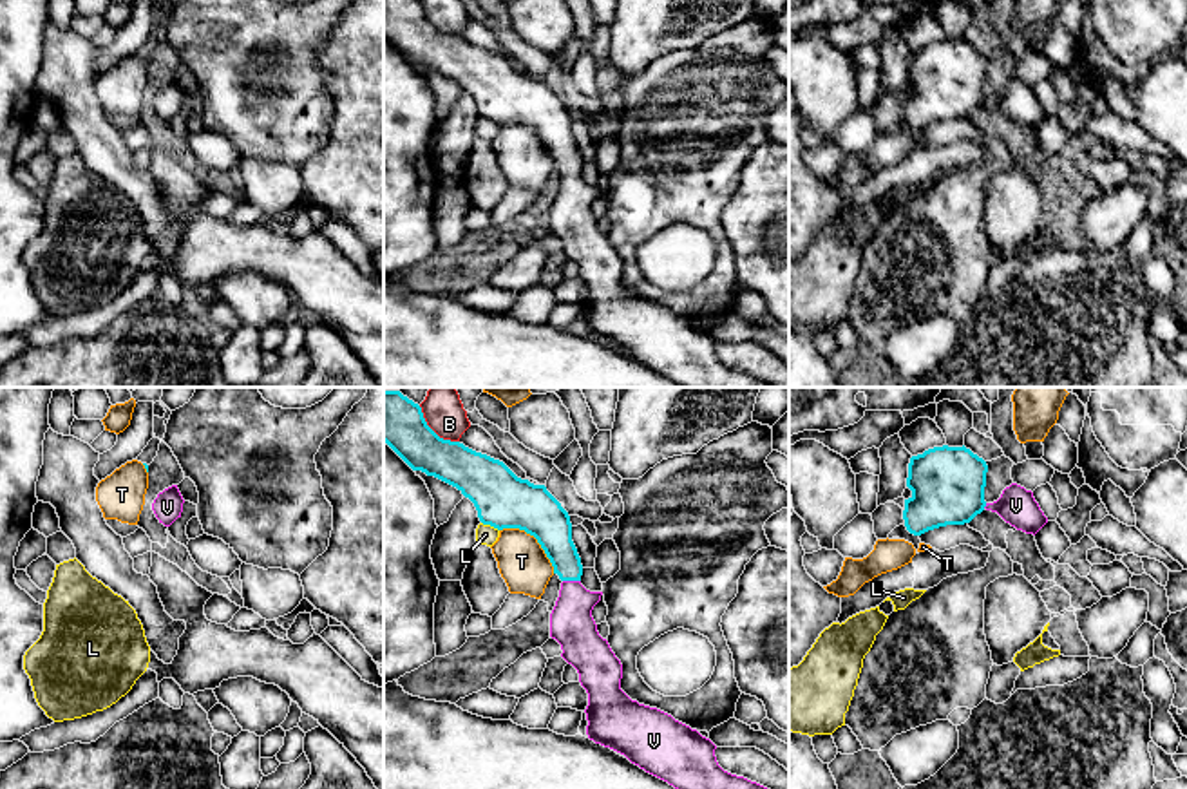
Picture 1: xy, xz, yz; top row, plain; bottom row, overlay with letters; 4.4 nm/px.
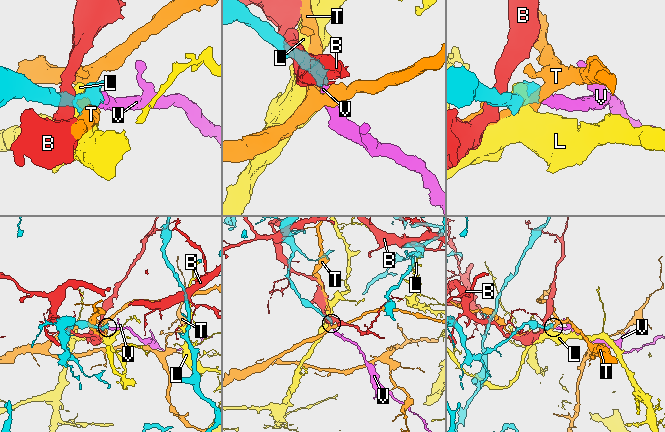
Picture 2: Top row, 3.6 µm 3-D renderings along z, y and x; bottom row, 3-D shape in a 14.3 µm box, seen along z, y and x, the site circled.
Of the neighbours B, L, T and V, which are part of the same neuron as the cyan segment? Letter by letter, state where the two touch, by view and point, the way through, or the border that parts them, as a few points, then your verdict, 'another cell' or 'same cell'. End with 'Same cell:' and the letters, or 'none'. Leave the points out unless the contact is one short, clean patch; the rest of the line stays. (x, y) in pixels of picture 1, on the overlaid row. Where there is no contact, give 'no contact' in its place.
B: xz (433, 431) | another cell
L: xz (491, 525) | another cell
T: xz (534, 536) | another cell
V: xz (572, 579) | same cell
Same cell: V

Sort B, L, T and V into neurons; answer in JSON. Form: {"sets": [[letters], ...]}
{"sets": [["B"], ["L"], ["T"], ["V"]]}

